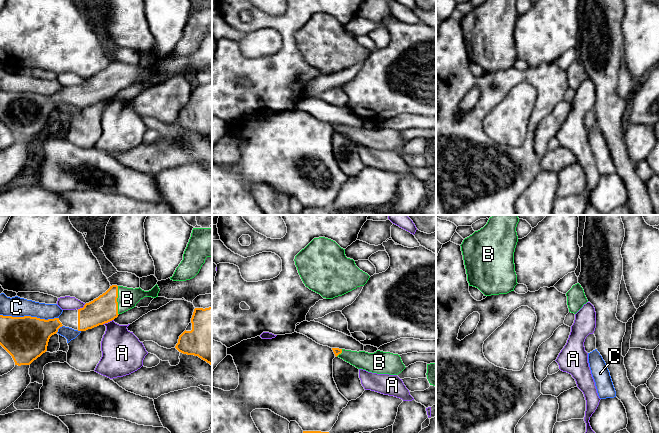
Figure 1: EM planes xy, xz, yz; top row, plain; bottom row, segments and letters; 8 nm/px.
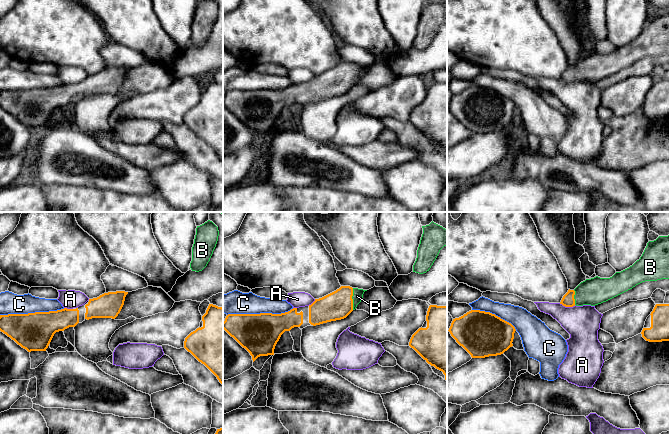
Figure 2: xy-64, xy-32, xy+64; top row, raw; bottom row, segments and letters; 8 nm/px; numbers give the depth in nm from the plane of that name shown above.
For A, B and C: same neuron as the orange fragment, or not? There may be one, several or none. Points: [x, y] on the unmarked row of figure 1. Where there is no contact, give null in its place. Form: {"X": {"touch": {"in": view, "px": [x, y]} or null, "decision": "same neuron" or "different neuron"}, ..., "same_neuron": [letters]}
{"A": {"touch": {"in": "xy", "px": [107, 98]}, "decision": "different neuron"}, "B": {"touch": {"in": "xy", "px": [116, 76]}, "decision": "same neuron"}, "C": {"touch": {"in": "xy", "px": [29, 92]}, "decision": "different neuron"}, "same_neuron": ["B"]}

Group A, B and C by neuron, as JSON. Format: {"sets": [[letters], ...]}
{"sets": [["A"], ["B"], ["C"]]}

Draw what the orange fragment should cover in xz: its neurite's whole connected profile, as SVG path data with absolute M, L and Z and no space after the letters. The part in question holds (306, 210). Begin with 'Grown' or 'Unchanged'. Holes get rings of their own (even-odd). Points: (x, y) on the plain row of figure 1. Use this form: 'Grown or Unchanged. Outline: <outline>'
Unchanged. Outline: M303 207L298 215L332 215L332 213L329 208Z

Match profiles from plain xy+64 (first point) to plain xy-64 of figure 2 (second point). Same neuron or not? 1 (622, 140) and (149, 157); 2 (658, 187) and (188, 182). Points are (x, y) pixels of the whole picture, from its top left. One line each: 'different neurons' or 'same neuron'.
1: same neuron
2: same neuron

